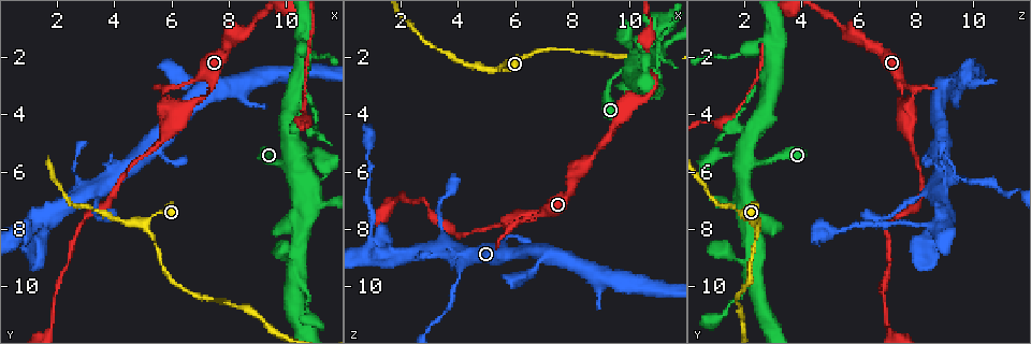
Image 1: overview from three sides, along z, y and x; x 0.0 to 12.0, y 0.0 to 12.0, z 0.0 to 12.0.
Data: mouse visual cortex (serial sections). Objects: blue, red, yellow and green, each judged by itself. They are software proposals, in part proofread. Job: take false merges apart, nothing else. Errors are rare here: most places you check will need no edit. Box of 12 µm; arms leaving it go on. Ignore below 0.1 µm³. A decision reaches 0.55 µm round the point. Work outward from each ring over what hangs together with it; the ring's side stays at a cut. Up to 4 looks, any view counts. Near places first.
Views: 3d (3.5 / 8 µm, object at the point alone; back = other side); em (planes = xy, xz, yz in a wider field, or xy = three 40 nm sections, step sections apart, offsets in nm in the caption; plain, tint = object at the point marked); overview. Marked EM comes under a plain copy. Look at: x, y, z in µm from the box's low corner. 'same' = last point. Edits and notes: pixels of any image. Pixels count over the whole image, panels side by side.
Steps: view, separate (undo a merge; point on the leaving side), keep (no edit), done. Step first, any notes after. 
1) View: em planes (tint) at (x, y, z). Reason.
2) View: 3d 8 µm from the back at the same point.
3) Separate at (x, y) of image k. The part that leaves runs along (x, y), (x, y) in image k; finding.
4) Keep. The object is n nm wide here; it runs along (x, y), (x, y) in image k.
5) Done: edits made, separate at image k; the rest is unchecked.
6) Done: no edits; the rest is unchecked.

View: 3d 3.5 µm at (10.2, 5.5, 2.1). Small branch off a trunk.

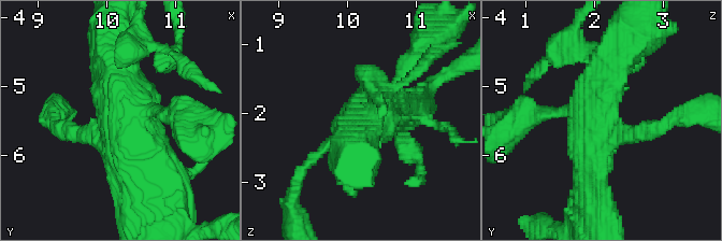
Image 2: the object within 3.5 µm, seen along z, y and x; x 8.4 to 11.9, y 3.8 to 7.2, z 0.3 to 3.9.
View: em xy step 1 (tint) at (10.10, 5.50, 2.15). Shape alone is not enough.

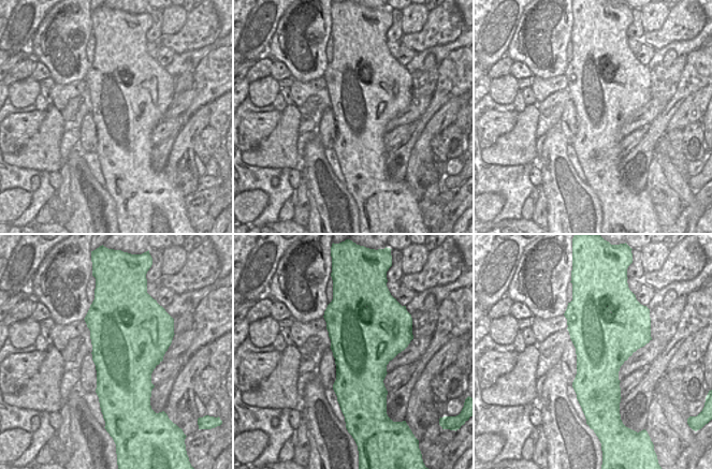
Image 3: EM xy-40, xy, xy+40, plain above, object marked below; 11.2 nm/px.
Keep. It runs along (63, 129), (97, 137), (113, 119), (113, 54) in image 2; one cell here.

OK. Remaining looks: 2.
View: 3d 8 µm at (5.8, 3.4, 7.9). Touches itself.

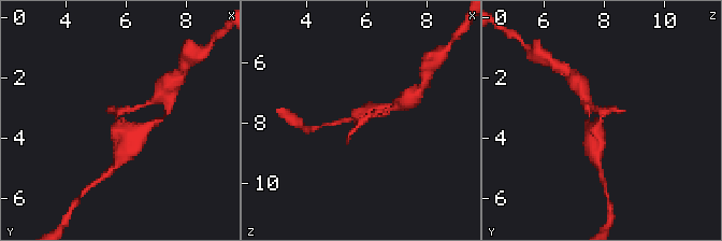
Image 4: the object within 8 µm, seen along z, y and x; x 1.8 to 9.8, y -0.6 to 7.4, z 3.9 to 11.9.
View: 3d 3.5 µm at (5.7, 3.4, 7.8). Closer look.

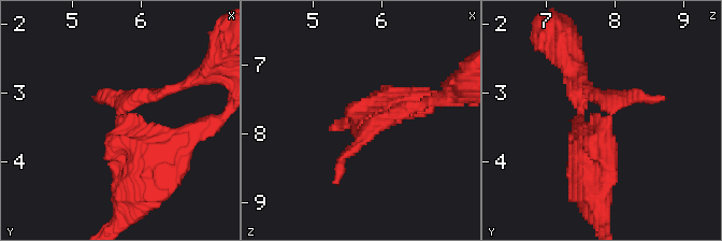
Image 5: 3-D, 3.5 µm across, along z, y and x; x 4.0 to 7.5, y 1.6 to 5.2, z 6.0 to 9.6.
Keep. It runs along (162, 155), (132, 149), (119, 115) in image 5; one cell here.

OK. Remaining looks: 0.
Done: no edits; the rest is unchecked.

